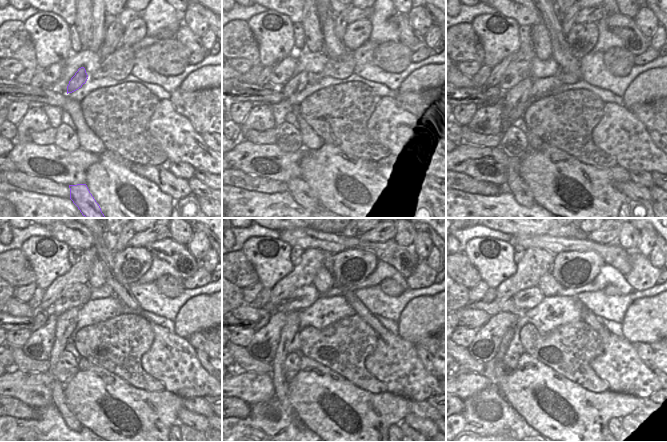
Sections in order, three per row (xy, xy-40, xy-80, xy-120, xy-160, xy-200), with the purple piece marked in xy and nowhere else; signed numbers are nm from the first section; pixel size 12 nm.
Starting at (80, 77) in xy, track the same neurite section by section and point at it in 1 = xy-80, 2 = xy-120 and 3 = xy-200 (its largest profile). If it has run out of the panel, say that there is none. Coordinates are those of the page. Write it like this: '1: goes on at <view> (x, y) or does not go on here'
1: goes on at xy-80 (515, 99)
2: goes on at xy-120 (66, 322)
3: goes on at xy-200 (495, 369)

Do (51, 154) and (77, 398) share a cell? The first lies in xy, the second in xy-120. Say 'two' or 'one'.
two

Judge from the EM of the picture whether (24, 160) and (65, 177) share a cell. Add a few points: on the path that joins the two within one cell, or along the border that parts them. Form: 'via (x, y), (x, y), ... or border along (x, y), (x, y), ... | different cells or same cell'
via (37, 156), (55, 159), (65, 164) | same cell

